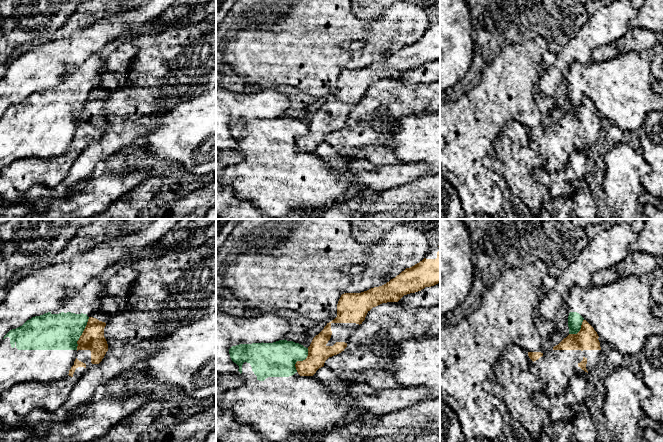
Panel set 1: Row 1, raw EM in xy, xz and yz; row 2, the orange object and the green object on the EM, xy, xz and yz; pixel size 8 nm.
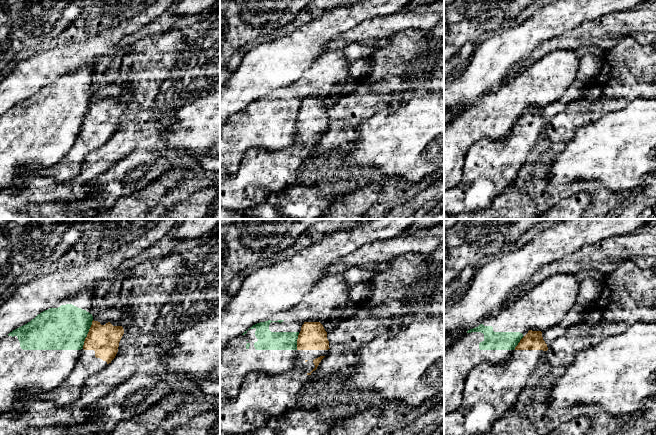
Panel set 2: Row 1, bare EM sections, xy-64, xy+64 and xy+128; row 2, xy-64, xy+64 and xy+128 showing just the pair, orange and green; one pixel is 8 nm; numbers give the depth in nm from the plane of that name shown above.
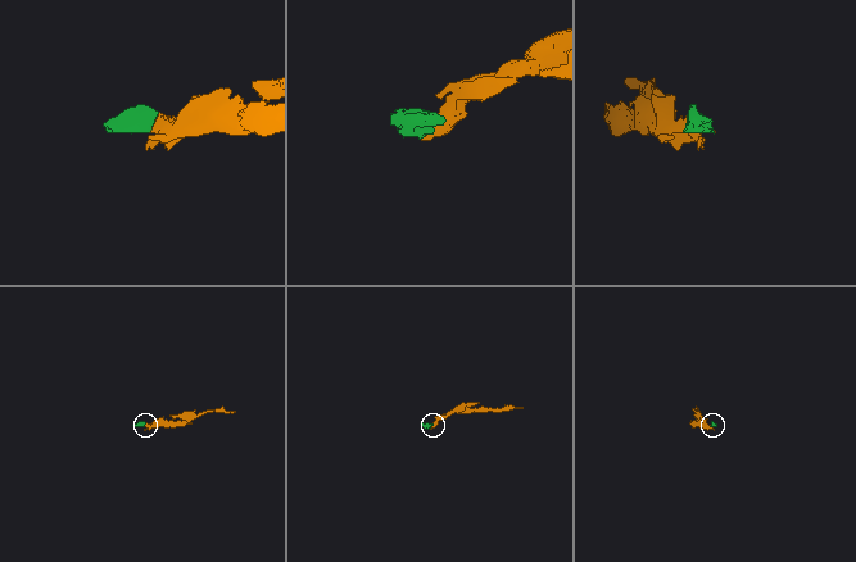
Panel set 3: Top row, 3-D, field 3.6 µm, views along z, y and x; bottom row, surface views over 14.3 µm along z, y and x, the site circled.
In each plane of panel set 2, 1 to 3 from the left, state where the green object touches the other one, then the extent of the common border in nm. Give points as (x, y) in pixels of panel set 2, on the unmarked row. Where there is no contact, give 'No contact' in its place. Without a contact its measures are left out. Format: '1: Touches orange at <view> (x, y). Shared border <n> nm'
1: Touches orange at xy-64 (87, 110). Shared border 240 nm
2: Touches orange at xy+64 (297, 117). Shared border 140 nm
3: Touches orange at xy+128 (518, 119). Shared border 120 nm

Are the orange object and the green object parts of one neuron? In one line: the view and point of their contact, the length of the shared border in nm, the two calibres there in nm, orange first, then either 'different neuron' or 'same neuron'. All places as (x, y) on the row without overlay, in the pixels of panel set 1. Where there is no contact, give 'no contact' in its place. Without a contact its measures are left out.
xy (82, 109) | 280 nm | 190/300 nm | different neuron

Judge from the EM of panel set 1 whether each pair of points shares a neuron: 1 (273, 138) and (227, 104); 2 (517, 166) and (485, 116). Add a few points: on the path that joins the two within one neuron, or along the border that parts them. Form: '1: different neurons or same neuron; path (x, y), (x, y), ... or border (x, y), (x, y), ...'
1: different neurons; border (262, 117), (233, 121), (229, 125), (229, 133)
2: different neurons; border (514, 119), (509, 119), (505, 123), (493, 146)

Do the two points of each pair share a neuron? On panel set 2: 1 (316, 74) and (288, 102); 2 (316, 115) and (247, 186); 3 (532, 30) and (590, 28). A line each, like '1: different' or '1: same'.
1: same
2: same
3: different

